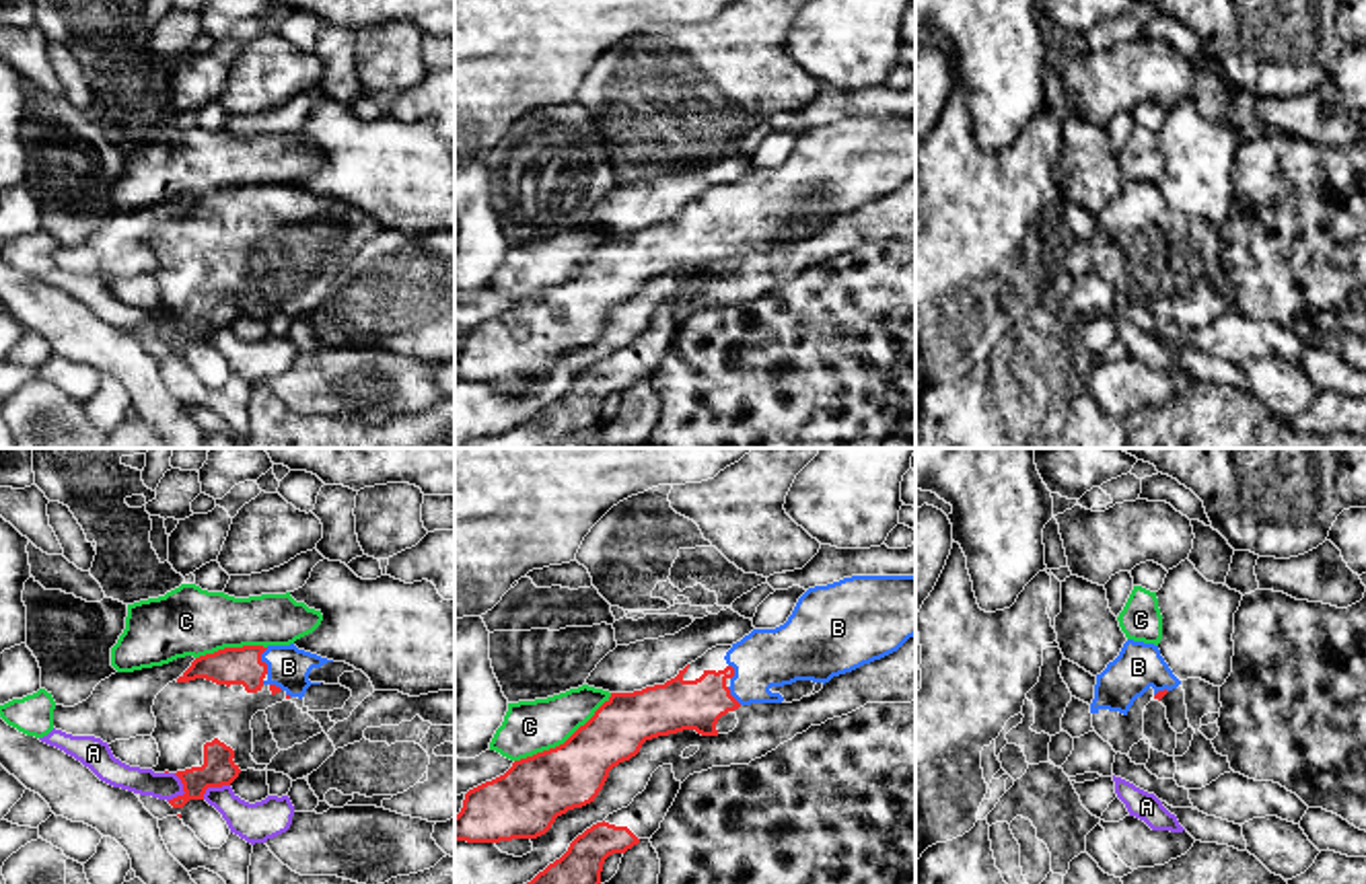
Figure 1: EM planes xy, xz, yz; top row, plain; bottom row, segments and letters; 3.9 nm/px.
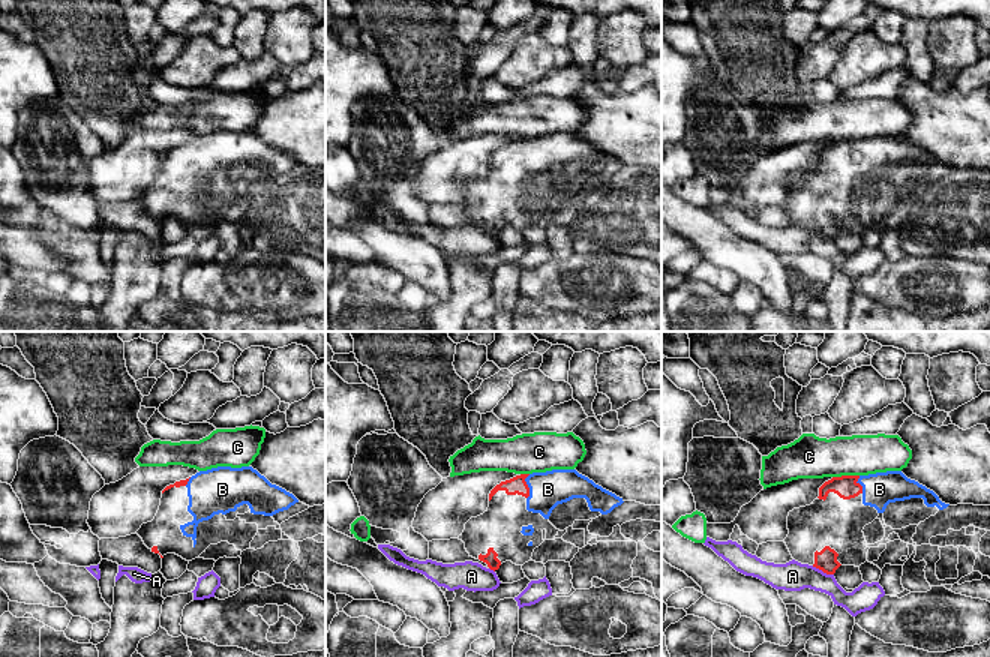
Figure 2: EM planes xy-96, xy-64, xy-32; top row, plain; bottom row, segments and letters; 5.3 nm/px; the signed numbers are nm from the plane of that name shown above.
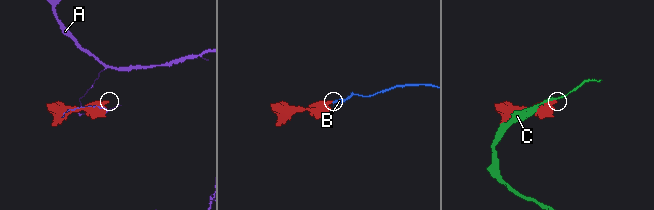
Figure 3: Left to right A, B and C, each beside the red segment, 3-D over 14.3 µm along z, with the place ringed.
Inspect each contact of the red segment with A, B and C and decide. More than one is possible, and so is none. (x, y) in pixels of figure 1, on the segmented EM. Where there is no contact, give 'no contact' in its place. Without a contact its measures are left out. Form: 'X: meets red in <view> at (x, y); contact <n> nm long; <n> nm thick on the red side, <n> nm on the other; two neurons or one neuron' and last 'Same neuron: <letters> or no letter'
A: meets red in xy at (184, 790); contact 120 nm long; 130 nm thick on the red side, 110 nm on the other; two neurons
B: meets red in xy at (264, 662); contact 100 nm long; 140 nm thick on the red side, 160 nm on the other; one neuron
C: meets red in xz at (566, 741); contact 460 nm long; 280 nm thick on the red side, 200 nm on the other; two neurons
Same neuron: B

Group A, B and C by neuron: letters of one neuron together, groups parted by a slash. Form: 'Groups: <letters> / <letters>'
Groups: A / B / C

